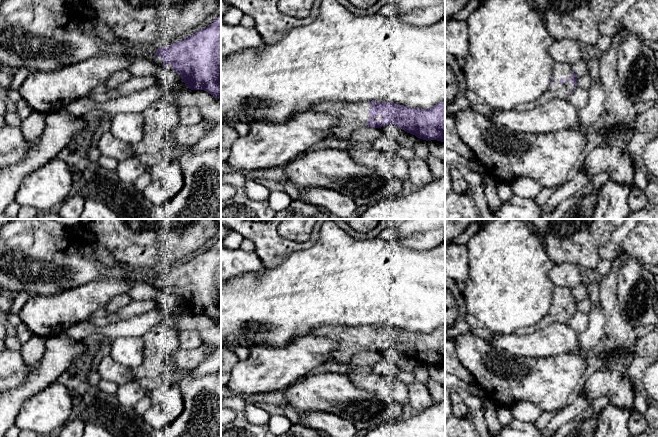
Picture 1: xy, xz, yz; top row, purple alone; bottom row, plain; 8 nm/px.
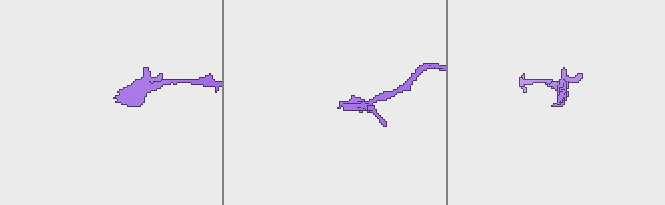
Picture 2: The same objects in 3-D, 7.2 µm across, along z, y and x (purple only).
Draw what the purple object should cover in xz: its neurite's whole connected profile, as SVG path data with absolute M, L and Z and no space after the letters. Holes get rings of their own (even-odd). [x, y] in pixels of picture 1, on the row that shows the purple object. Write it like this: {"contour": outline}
{"contour": "M327 101L313 105L310 111L335 117L337 124L331 134L339 139L347 140L360 127L395 125L419 139L445 142L445 101L430 109L411 108L394 102Z"}

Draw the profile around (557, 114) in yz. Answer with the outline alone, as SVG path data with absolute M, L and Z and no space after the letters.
M555 98L532 110L518 111L517 109L502 111L494 110L487 116L491 121L515 132L552 133L561 130L576 130L579 128L580 112L567 100Z

